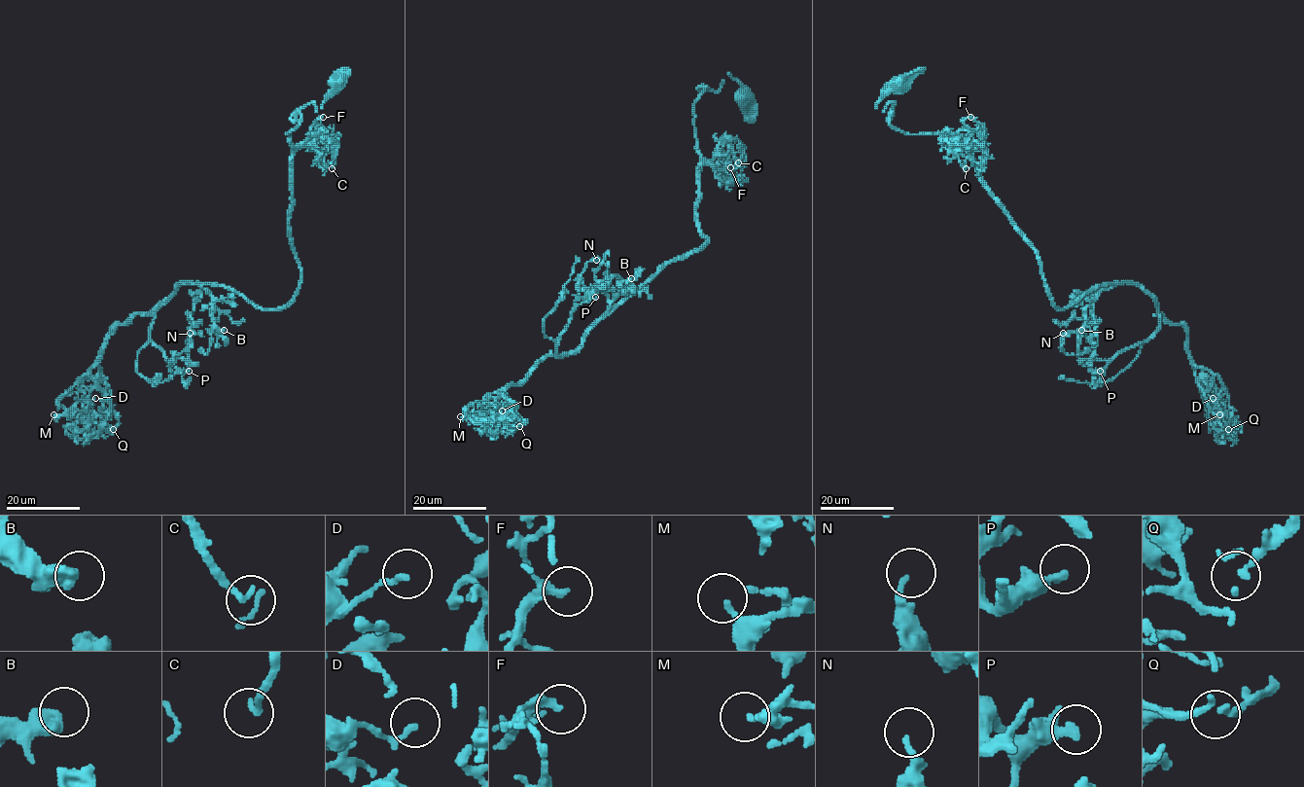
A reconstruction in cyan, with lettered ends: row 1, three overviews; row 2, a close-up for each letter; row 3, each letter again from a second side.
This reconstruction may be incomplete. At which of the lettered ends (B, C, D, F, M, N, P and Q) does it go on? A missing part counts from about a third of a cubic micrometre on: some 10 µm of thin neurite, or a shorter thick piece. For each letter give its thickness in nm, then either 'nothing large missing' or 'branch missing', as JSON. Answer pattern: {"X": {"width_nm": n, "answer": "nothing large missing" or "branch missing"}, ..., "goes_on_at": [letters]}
{"B": {"width_nm": 500, "answer": "nothing large missing"}, "C": {"width_nm": 190, "answer": "nothing large missing"}, "D": {"width_nm": 180, "answer": "nothing large missing"}, "F": {"width_nm": 200, "answer": "nothing large missing"}, "M": {"width_nm": 170, "answer": "nothing large missing"}, "N": {"width_nm": 180, "answer": "nothing large missing"}, "P": {"width_nm": 240, "answer": "nothing large missing"}, "Q": {"width_nm": 160, "answer": "nothing large missing"}, "goes_on_at": []}

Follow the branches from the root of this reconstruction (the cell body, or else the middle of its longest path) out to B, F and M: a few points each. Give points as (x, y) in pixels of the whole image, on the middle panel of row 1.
B: (746, 96), (727, 74), (693, 106), (696, 224), (708, 239), (611, 310), (618, 283), (631, 278)
F: (746, 96), (727, 74), (718, 91), (707, 87), (693, 106), (701, 158), (724, 167), (727, 160), (730, 167)
M: (746, 96), (727, 74), (693, 106), (706, 242), (666, 262), (576, 349), (512, 384), (499, 421), (460, 416)

